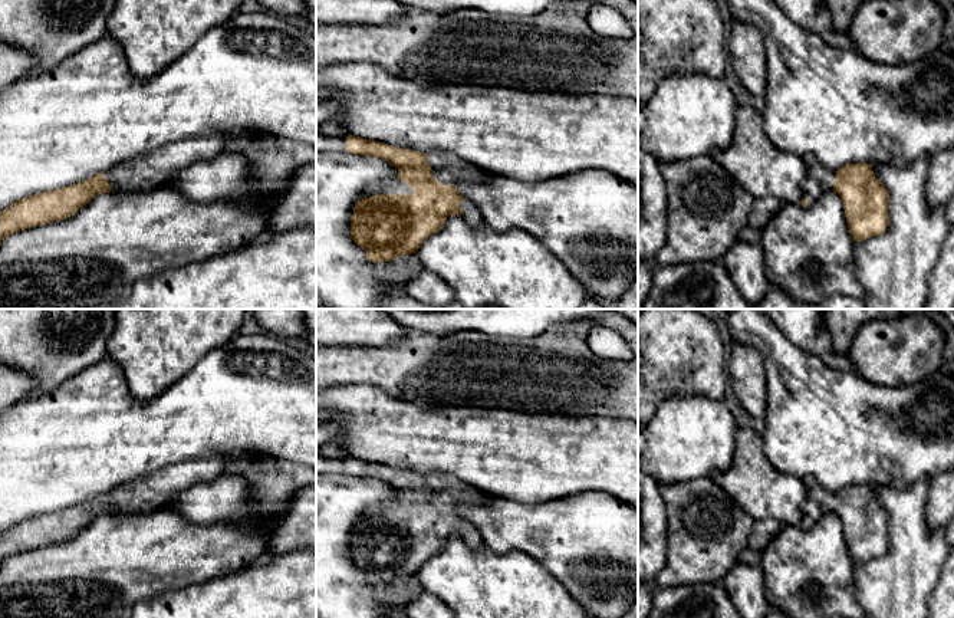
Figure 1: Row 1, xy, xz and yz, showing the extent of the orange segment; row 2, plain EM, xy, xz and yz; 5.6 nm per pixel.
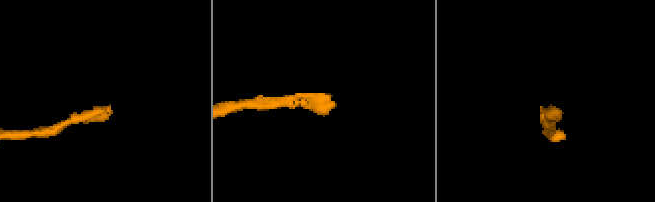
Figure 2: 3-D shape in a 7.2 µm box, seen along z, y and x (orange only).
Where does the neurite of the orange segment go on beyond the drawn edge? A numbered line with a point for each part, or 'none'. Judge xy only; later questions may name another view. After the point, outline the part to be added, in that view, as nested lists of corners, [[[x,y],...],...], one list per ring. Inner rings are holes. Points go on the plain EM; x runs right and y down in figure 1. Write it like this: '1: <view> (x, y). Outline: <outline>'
1: xy (148, 493). Outline: [[[228,457],[184,460],[144,477],[126,481],[105,493],[111,515],[139,515],[162,509],[170,497],[200,481],[220,476]]]

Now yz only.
1: yz (819, 500). Outline: [[[806,476],[803,483],[807,492],[803,520],[812,526],[822,515],[833,512],[836,493],[825,490],[812,476]]]

